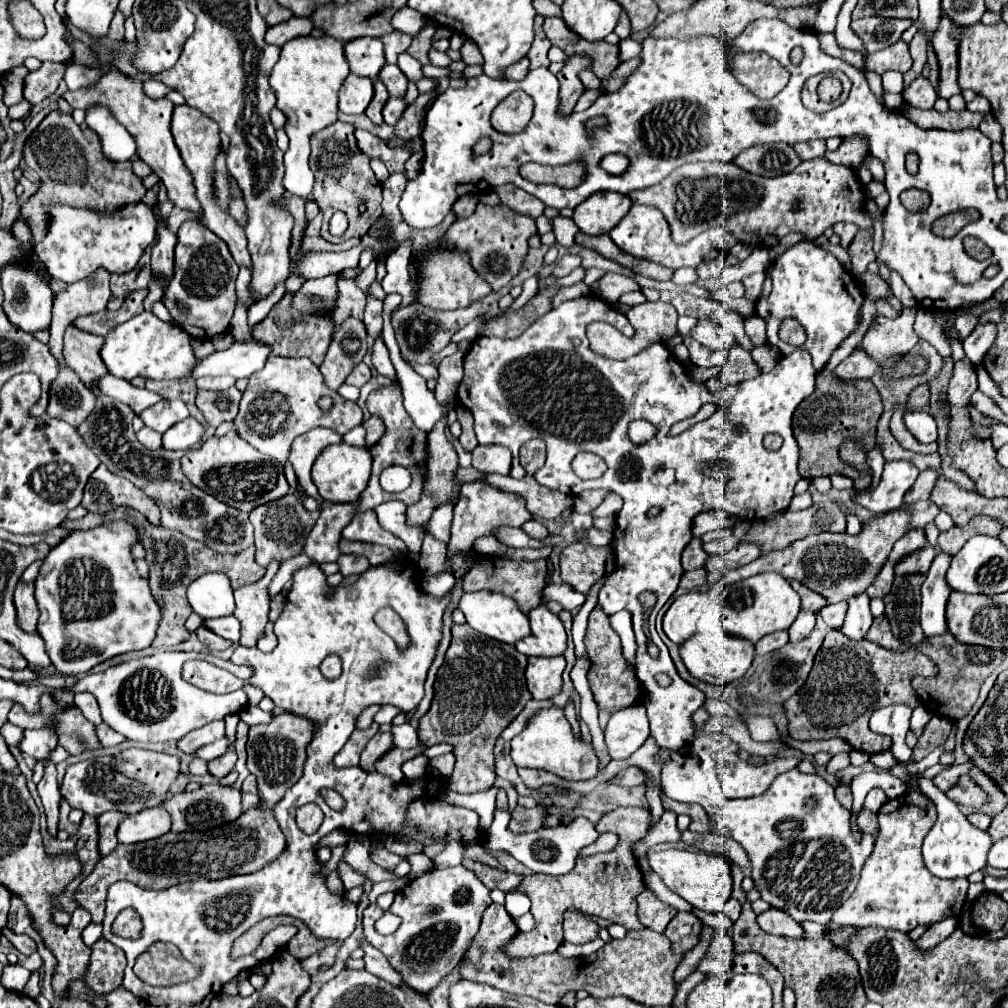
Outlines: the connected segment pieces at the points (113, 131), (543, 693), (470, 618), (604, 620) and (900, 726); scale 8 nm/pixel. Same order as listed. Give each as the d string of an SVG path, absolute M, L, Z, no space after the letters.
M89 108L85 122L101 136L103 152L109 160L131 160L137 154L135 138L107 108Z
M557 656L557 658L529 658L529 666L527 666L527 672L525 672L529 692L537 700L549 700L549 698L557 696L563 688L563 678L561 678L563 670L565 670L565 658L563 656Z
M489 590L463 594L459 610L473 630L493 640L515 645L517 640L529 634L527 616L519 610L517 602L505 594Z
M601 606L593 608L587 620L587 632L585 632L585 646L587 646L587 656L591 660L591 670L587 674L589 678L589 688L593 692L593 698L601 710L621 710L629 708L633 704L643 702L645 692L641 682L637 680L633 668L627 664L623 652L621 652L621 642L617 640L617 634L609 628L609 618L601 610Z
M895 704L895 706L875 710L869 720L869 728L873 732L881 732L893 738L891 752L897 758L897 762L907 762L913 758L913 750L905 744L911 714L913 710L907 704Z

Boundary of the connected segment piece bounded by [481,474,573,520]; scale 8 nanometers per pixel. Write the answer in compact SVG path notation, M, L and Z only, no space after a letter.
M487 474L481 478L485 484L491 484L493 488L499 488L503 492L513 492L521 496L527 502L527 510L535 518L559 518L559 514L573 504L573 496L567 496L563 492L545 488L533 480L533 476L525 476L521 480L515 480L511 476L499 476L499 474Z

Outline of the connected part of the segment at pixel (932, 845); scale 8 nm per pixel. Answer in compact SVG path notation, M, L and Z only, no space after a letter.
M909 774L908 782L917 780L919 790L925 792L925 796L929 796L935 806L937 806L937 822L931 828L931 832L927 834L925 842L923 842L923 860L925 866L929 868L931 874L935 874L937 878L965 878L977 870L983 870L987 864L987 852L993 844L991 836L979 828L975 828L973 824L969 824L969 820L959 812L957 804L953 800L949 800L939 788L935 788L935 784L931 780L920 777L919 774Z

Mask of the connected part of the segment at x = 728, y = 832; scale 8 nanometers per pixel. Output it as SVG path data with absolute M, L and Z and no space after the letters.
M687 746L675 752L661 750L659 756L665 762L661 772L665 796L675 802L701 804L715 834L733 838L735 842L740 838L740 843L746 843L741 844L741 848L749 856L751 878L761 900L787 912L797 922L831 922L835 910L857 888L861 868L876 838L863 833L859 842L853 840L849 830L851 812L839 804L835 788L829 782L819 774L789 770L779 774L769 790L757 798L725 800L713 759L697 759Z

